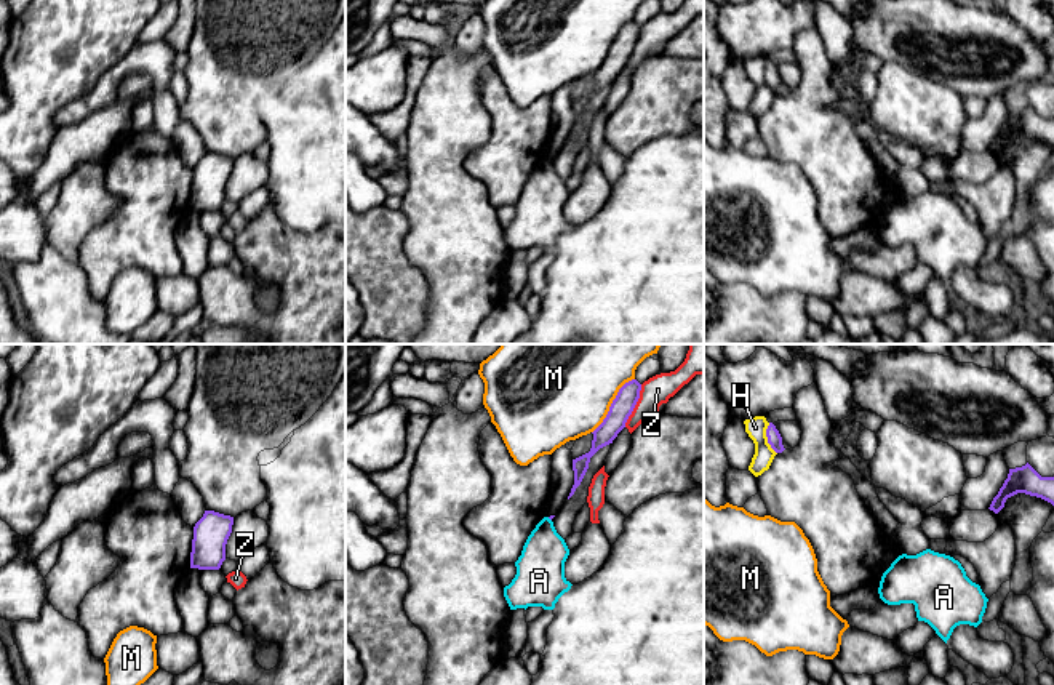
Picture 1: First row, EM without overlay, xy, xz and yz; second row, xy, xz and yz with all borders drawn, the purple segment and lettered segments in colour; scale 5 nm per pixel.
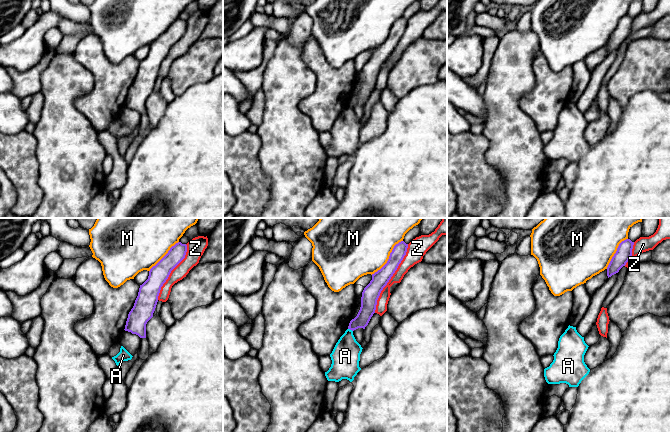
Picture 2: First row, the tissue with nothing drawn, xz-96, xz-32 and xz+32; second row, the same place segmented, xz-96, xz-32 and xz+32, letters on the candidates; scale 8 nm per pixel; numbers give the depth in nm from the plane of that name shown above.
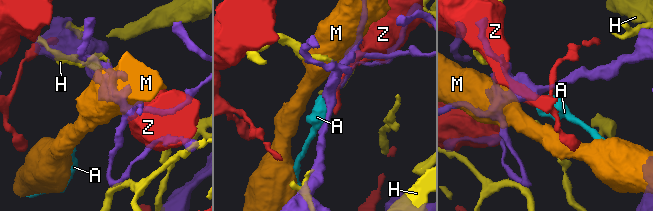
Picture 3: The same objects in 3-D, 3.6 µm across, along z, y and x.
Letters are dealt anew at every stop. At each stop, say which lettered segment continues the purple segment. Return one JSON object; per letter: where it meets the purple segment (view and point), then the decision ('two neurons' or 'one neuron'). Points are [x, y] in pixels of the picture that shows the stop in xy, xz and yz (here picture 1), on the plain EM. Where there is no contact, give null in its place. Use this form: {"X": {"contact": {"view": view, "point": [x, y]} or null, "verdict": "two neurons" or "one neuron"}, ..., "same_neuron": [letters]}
{"A": {"contact": null, "verdict": "two neurons"}, "H": {"contact": {"view": "yz", "point": [768, 80]}, "verdict": "two neurons"}, "M": {"contact": {"view": "xz", "point": [611, 45]}, "verdict": "two neurons"}, "Z": {"contact": {"view": "xz", "point": [635, 45]}, "verdict": "two neurons"}, "same_neuron": []}

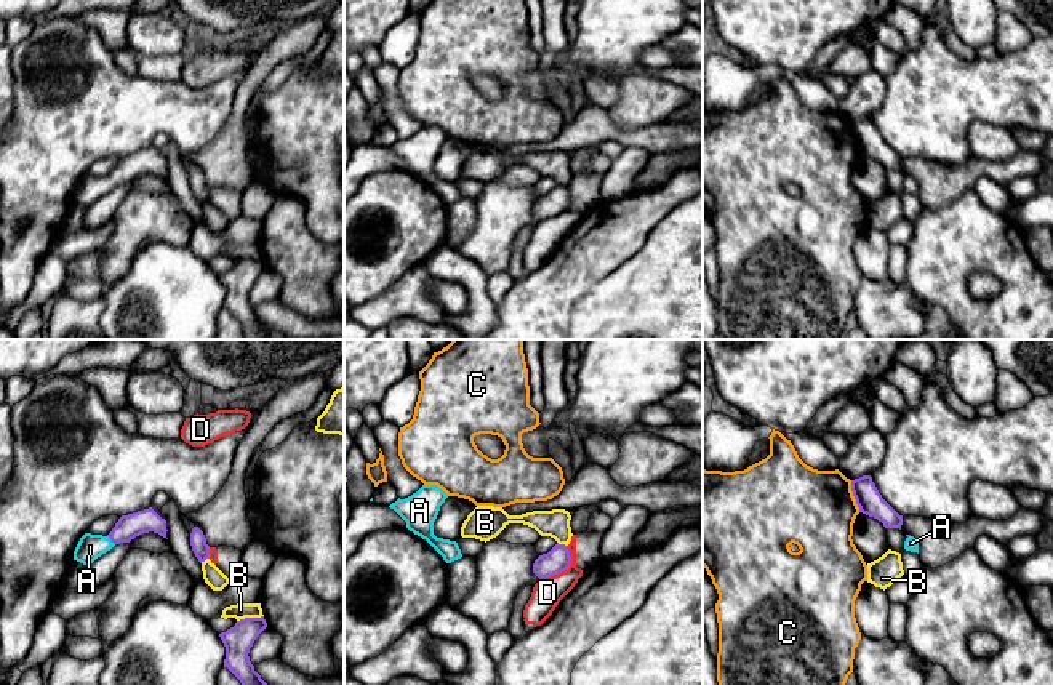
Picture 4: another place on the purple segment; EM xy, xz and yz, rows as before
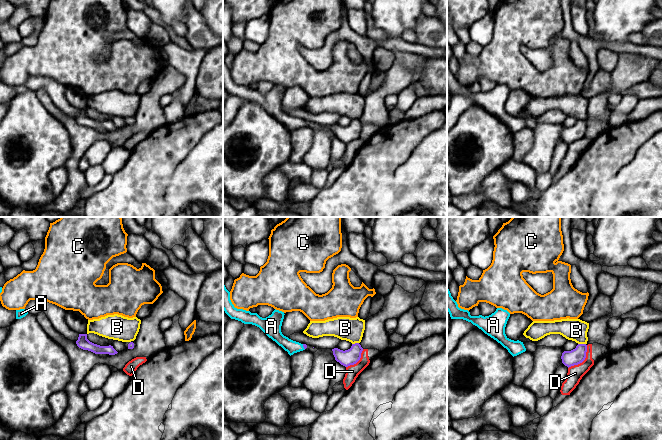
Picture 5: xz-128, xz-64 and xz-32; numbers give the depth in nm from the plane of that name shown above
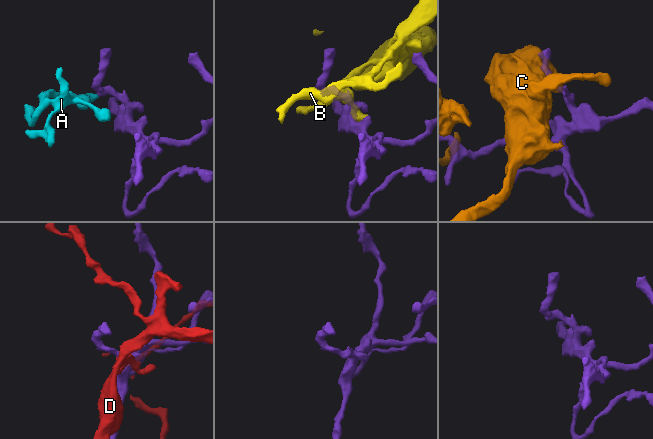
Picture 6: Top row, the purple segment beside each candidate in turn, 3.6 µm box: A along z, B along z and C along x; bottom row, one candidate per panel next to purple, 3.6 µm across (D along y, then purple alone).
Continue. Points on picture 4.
{"A": {"contact": {"view": "xy", "point": [111, 181]}, "verdict": "one neuron"}, "B": {"contact": {"view": "xy", "point": [250, 260]}, "verdict": "two neurons"}, "C": {"contact": {"view": "yz", "point": [853, 136]}, "verdict": "two neurons"}, "D": {"contact": {"view": "xz", "point": [564, 212]}, "verdict": "two neurons"}, "same_neuron": ["A"]}

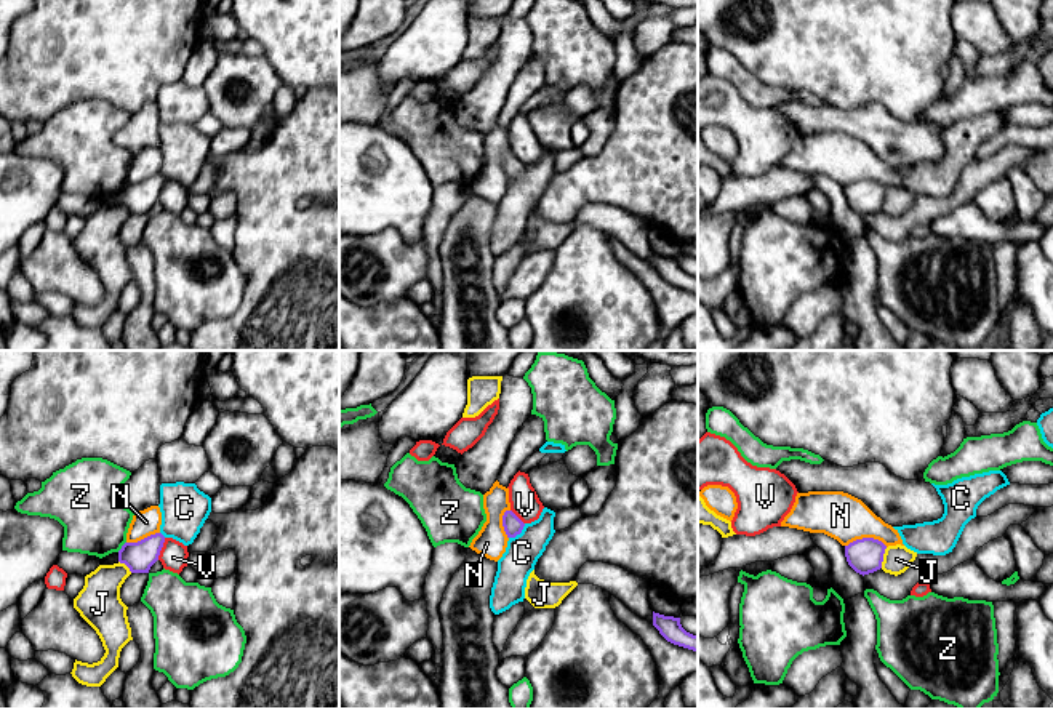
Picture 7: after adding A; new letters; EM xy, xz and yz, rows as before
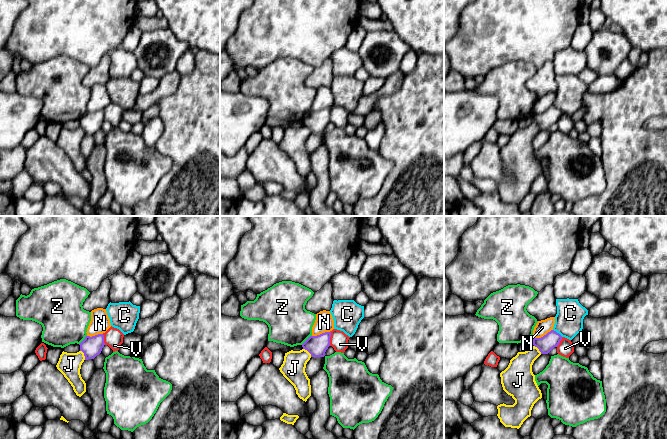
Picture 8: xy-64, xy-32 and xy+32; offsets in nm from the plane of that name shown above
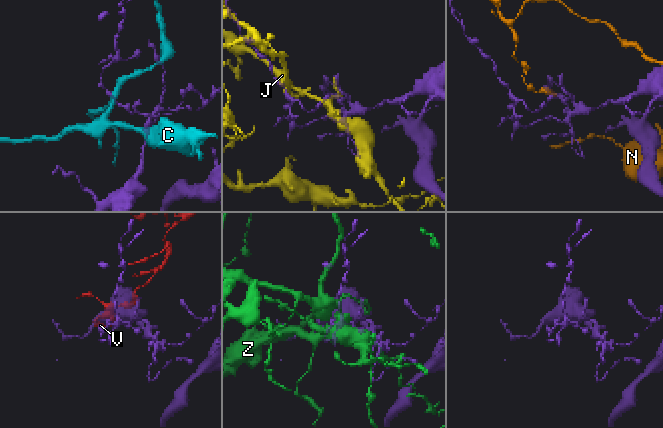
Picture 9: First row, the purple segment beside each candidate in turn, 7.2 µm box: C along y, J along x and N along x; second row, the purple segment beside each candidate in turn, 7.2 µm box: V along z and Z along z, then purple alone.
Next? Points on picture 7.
{"C": {"contact": {"view": "xz", "point": [519, 175]}, "verdict": "two neurons"}, "J": {"contact": {"view": "yz", "point": [882, 199]}, "verdict": "two neurons"}, "N": {"contact": {"view": "yz", "point": [866, 180]}, "verdict": "two neurons"}, "V": {"contact": {"view": "xy", "point": [160, 191]}, "verdict": "two neurons"}, "Z": {"contact": {"view": "xy", "point": [122, 188]}, "verdict": "two neurons"}, "same_neuron": []}

